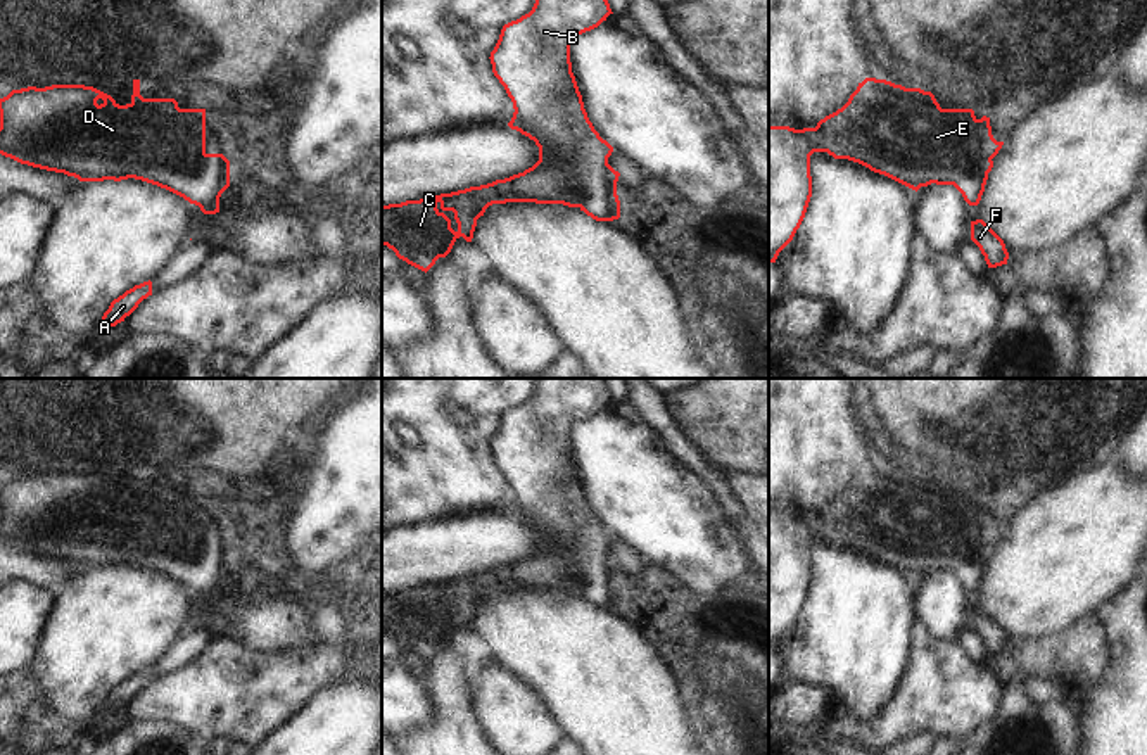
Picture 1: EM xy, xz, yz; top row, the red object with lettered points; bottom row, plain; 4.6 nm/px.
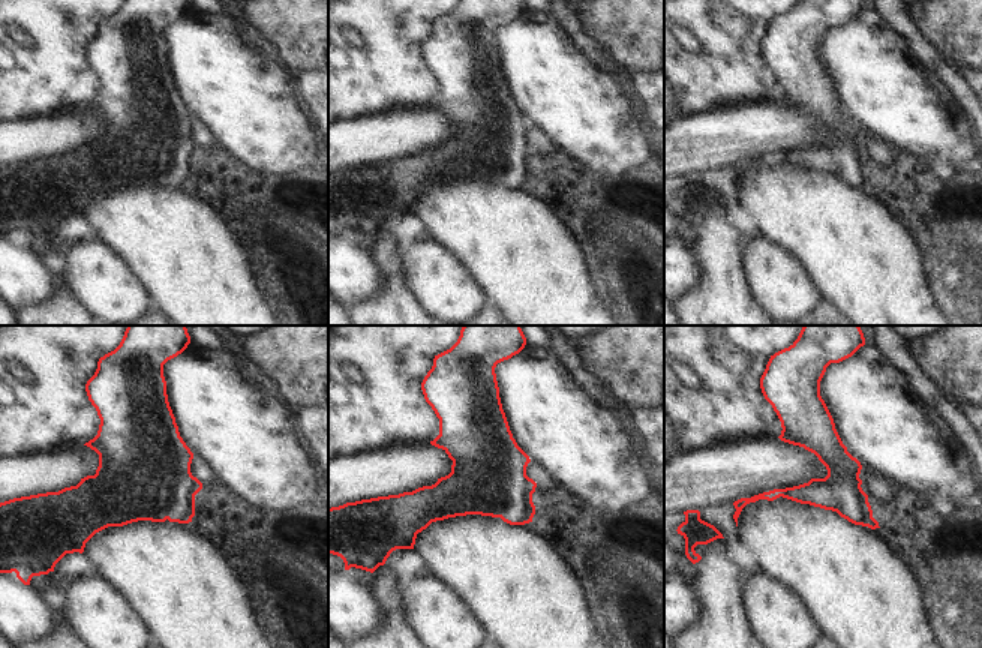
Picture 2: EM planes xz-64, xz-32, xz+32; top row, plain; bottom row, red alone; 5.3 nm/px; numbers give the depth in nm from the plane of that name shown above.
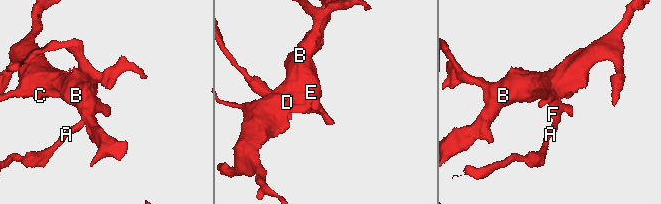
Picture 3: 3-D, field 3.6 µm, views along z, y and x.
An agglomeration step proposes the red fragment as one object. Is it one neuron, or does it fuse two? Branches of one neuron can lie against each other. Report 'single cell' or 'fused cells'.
single cell

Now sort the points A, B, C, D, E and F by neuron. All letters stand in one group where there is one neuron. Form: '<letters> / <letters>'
A B C D E F

